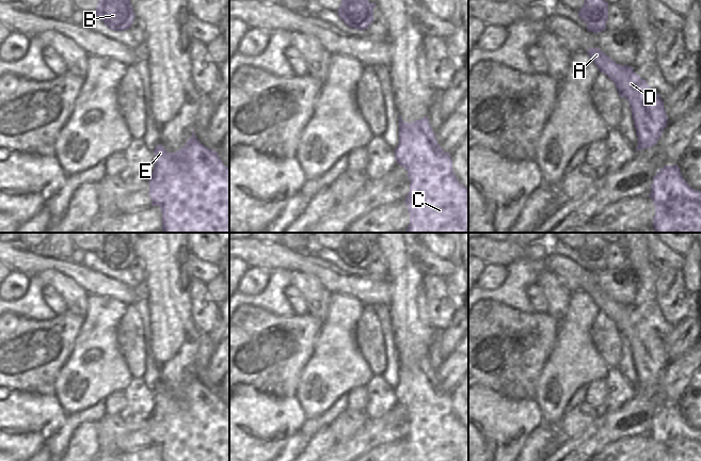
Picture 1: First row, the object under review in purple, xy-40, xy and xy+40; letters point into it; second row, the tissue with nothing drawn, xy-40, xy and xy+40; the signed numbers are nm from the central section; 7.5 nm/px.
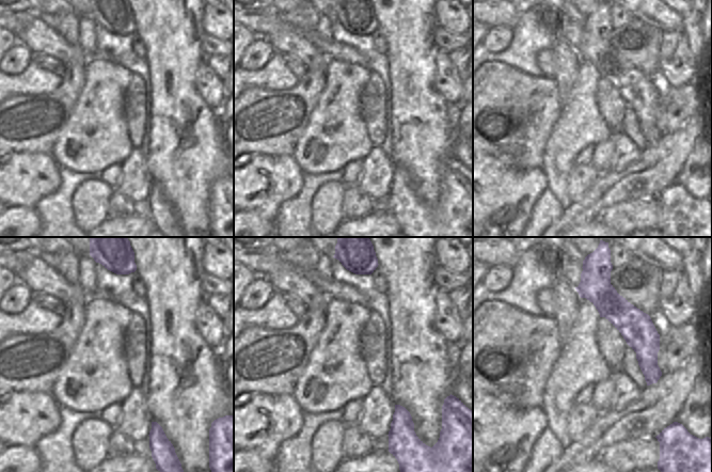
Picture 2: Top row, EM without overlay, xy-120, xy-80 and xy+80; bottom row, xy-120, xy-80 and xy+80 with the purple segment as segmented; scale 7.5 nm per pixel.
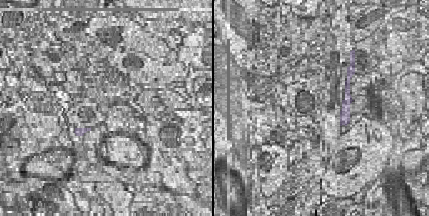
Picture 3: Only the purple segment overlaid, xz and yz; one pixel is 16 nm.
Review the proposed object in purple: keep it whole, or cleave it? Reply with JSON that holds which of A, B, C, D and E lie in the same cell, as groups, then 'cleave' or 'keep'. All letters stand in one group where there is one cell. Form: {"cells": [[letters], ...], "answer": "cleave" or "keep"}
{"cells": [["A", "B", "C", "D", "E"]], "answer": "keep"}

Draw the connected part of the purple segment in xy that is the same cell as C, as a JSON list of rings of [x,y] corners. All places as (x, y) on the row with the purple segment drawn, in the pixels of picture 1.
[[[399,115],[399,145],[395,148],[395,158],[397,163],[402,165],[408,171],[410,179],[410,192],[403,201],[410,213],[410,224],[405,229],[408,233],[468,233],[468,188],[464,187],[456,177],[452,171],[452,160],[450,153],[445,153],[439,145],[435,133],[433,132],[429,118],[424,116],[419,121],[413,123],[404,123]]]

